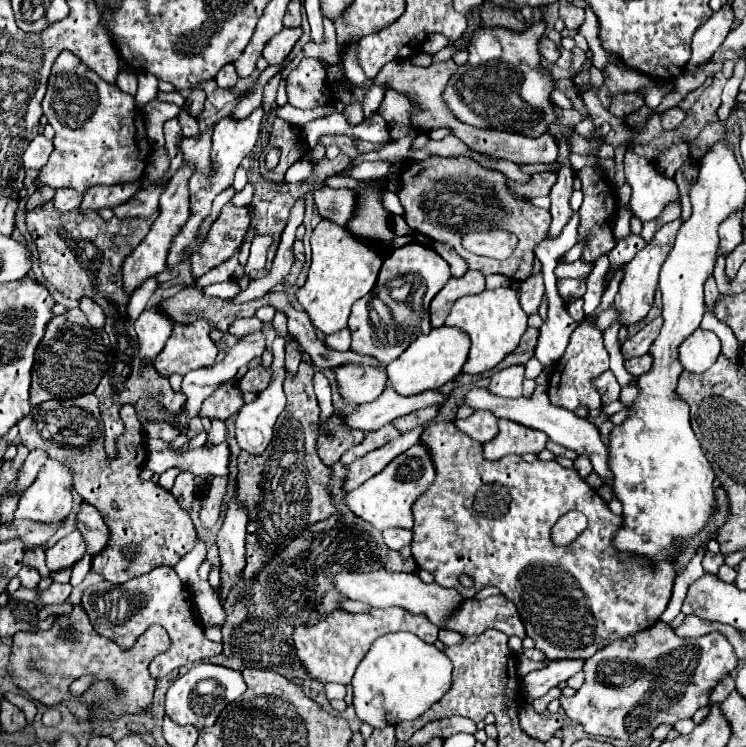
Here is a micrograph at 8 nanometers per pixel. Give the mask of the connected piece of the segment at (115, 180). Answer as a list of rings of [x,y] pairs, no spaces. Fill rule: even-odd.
[[[64,50],[52,66],[42,110],[56,130],[56,148],[40,170],[36,188],[48,184],[52,188],[74,188],[82,194],[94,184],[114,186],[134,182],[144,174],[150,140],[144,118],[134,106],[134,98],[102,80],[70,50]]]

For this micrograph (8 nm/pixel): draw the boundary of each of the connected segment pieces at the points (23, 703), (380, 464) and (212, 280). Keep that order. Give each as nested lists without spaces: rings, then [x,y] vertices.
[[[8,692],[4,698],[8,698],[14,706],[18,706],[18,708],[26,714],[28,724],[32,724],[32,722],[34,722],[34,716],[36,716],[36,704],[34,704],[30,698],[20,696],[20,694],[12,694],[12,692]]]
[[[414,428],[406,434],[402,434],[398,440],[390,440],[390,444],[382,446],[382,448],[376,448],[372,452],[368,452],[366,456],[354,460],[350,466],[348,466],[348,472],[346,472],[346,480],[344,480],[344,486],[342,490],[346,492],[352,492],[354,488],[358,488],[362,482],[366,482],[370,476],[378,474],[386,464],[390,464],[390,460],[394,460],[398,454],[406,452],[410,446],[418,444],[420,440],[420,434],[422,434],[424,428]]]
[[[232,256],[230,260],[226,260],[224,264],[220,264],[218,268],[206,272],[206,276],[202,276],[200,280],[196,280],[198,286],[208,286],[208,284],[216,284],[216,282],[226,282],[230,280],[230,276],[238,270],[238,256]]]

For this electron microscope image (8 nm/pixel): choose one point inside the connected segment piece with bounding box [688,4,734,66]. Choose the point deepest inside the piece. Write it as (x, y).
(707, 40)

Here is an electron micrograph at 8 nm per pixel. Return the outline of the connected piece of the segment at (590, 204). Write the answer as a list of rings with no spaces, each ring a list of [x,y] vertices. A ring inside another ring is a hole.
[[[586,166],[582,170],[576,172],[576,176],[582,180],[582,192],[584,192],[584,204],[580,208],[580,224],[578,224],[578,240],[580,242],[586,242],[586,248],[582,250],[582,256],[580,260],[582,262],[588,262],[588,264],[594,264],[600,256],[608,254],[614,246],[616,246],[616,240],[612,236],[612,230],[610,230],[610,222],[612,222],[612,216],[616,214],[616,193],[612,188],[610,182],[606,182],[594,168]]]

